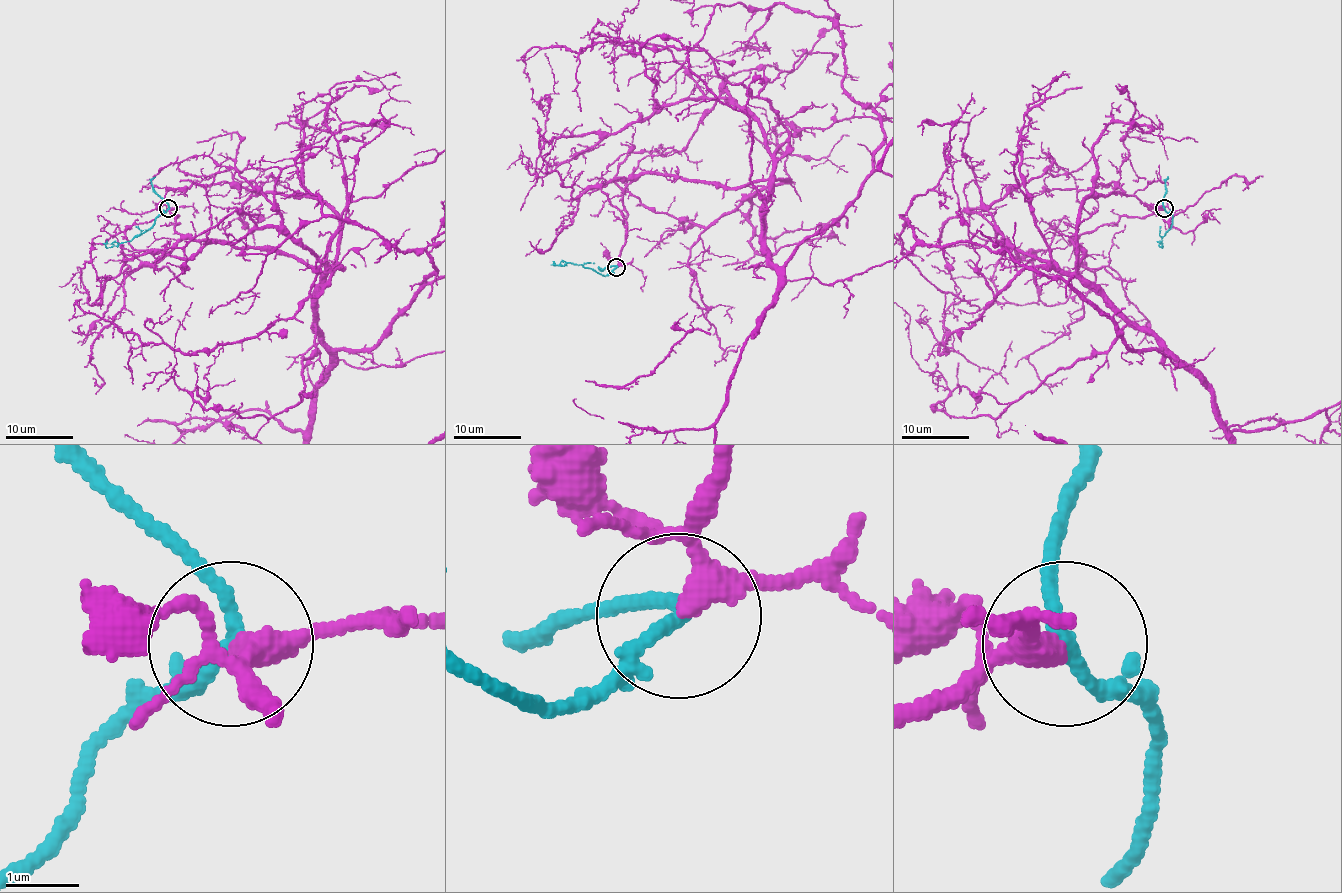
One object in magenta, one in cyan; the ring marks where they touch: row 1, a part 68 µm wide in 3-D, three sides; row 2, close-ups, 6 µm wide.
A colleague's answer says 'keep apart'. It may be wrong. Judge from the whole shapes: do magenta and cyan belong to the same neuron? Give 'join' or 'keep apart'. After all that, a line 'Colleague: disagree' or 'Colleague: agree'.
join
Colleague: disagree

